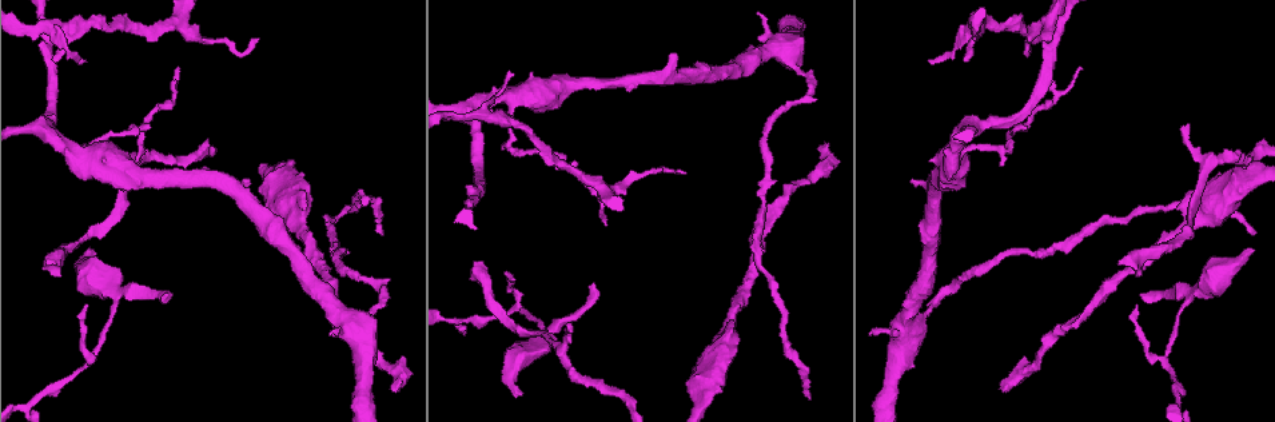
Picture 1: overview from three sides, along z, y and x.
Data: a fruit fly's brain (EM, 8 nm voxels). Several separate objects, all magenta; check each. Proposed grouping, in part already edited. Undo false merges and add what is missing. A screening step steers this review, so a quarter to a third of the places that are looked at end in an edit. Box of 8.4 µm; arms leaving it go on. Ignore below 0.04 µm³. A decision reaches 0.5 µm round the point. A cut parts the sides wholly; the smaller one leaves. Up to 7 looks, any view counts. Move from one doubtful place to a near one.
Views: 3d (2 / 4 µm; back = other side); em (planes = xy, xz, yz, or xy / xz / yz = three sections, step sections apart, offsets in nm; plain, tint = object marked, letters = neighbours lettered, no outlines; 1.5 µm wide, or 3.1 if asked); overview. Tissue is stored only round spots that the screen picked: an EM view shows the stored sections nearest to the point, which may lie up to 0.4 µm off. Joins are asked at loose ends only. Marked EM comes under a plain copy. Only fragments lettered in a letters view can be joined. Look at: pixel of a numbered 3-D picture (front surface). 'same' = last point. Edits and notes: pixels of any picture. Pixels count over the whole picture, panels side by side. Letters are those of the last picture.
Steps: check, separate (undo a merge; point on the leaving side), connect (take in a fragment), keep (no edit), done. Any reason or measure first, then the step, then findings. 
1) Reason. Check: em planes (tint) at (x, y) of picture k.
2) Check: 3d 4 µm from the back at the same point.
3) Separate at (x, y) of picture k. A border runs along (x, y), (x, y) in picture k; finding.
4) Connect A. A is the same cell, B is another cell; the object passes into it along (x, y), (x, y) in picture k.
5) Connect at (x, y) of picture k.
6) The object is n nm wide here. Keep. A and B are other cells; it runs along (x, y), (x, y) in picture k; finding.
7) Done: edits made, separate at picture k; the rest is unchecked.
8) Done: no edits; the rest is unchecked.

Branch stops here. Check: 3d 2 µm at (1140, 293) of picture 1.

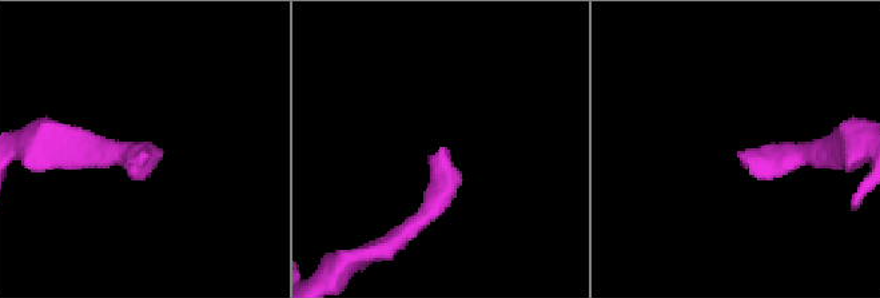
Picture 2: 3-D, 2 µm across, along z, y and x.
Check: em yz step 4 (tint) at (141, 149) of picture 2.

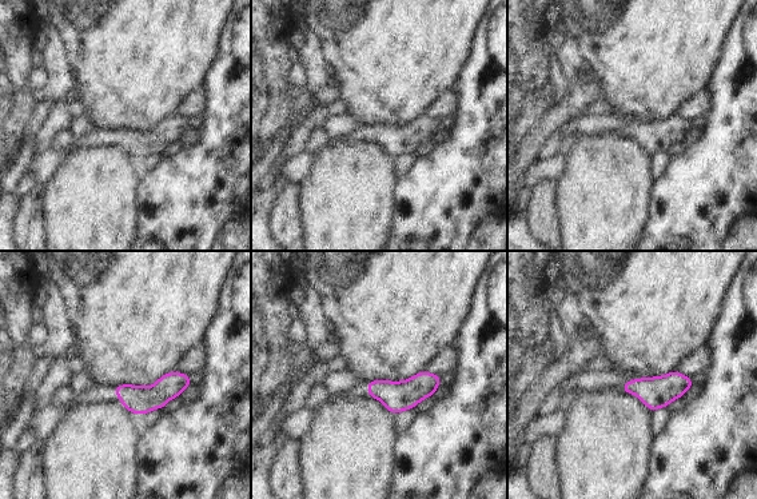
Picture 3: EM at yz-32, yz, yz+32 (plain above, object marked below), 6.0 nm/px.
Check: em yz step 4 (letters) at the same point.

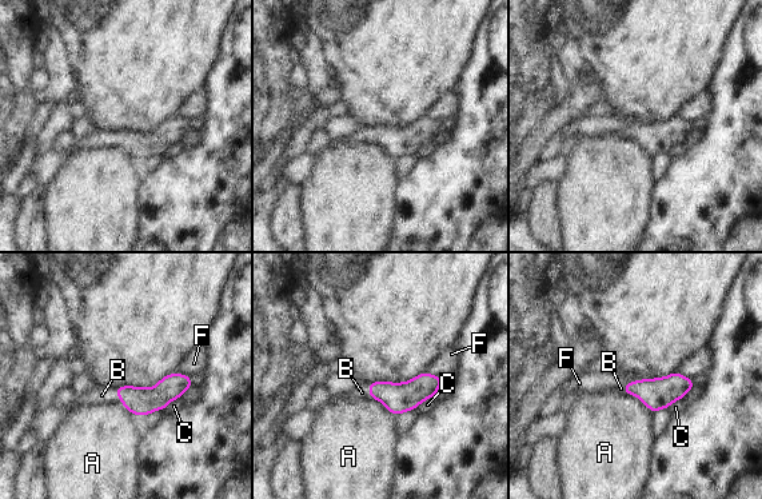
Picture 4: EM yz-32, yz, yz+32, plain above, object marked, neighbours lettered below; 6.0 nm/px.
The object is 160 nm wide here. Connect B. B is the same cell, A, C and F are other cells; it goes on there.

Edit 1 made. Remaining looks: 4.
An open end. Check: em xz step 4 (letters) at (1249, 251) of picture 1.

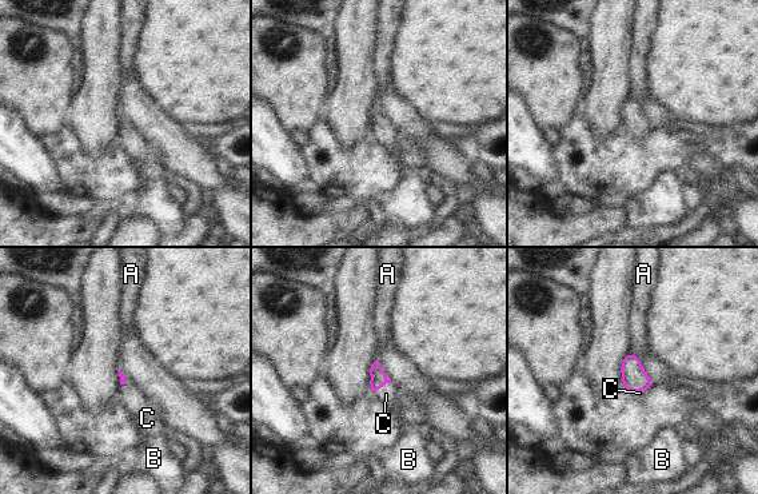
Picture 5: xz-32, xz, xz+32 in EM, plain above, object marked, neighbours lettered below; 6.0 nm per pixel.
Check: em planes (letters) at the same point.

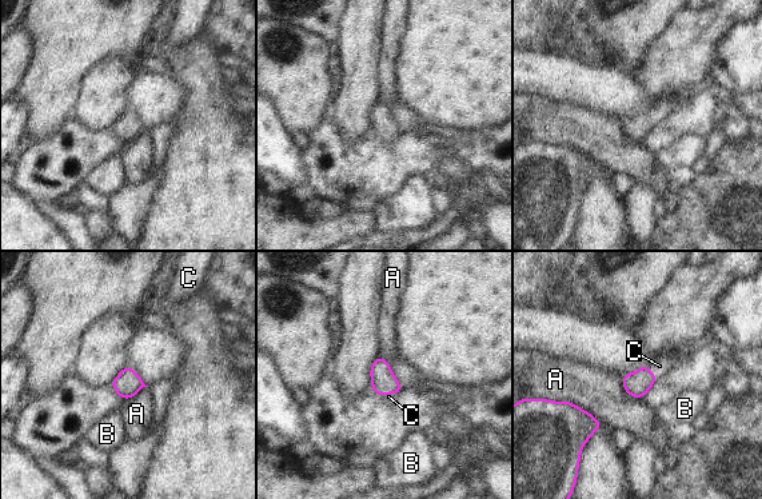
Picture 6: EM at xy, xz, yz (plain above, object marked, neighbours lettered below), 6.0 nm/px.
Connect C. C is the same cell, A and B are other cells; the object passes into it along (638, 383), (651, 372), (659, 366) in picture 6; the cell continues.

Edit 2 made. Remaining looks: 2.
Check: em planes (letters) at (475, 260) of picture 1.

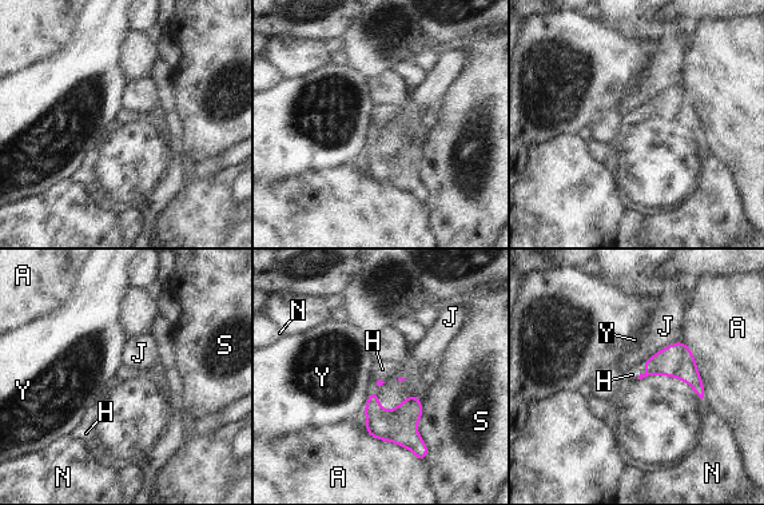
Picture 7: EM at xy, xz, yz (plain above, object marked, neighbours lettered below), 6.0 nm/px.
Connect H. H is the same cell, A, J, N, S and Y are other cells; the object passes into it along (677, 361), (644, 374), (632, 374) in picture 7; the cell continues.

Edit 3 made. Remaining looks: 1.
Done: edits made, connect at picture 4, connect at picture 6, connect at picture 7; the rest is unchecked.

